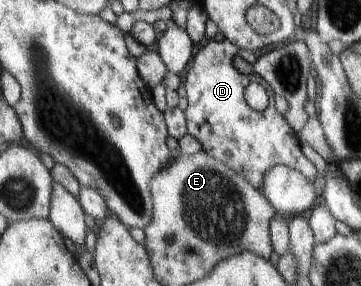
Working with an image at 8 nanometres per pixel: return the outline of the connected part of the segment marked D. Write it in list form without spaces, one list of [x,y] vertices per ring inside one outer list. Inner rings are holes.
[[[225,39],[221,42],[210,40],[207,45],[201,47],[193,55],[193,60],[189,62],[189,70],[185,73],[185,81],[183,81],[183,89],[186,91],[187,99],[187,106],[182,111],[186,121],[186,133],[194,137],[201,144],[202,150],[205,153],[225,164],[232,172],[243,177],[254,188],[259,188],[262,185],[264,172],[277,164],[301,172],[301,175],[304,175],[312,183],[315,175],[317,175],[315,166],[303,156],[297,134],[289,127],[285,118],[276,110],[273,103],[274,93],[269,84],[266,84],[255,72],[245,75],[233,68],[233,57],[241,57],[245,63],[253,65],[256,56],[256,53],[242,50]],[[251,82],[258,83],[269,96],[269,103],[263,111],[253,111],[245,103],[243,92],[245,85]]]

